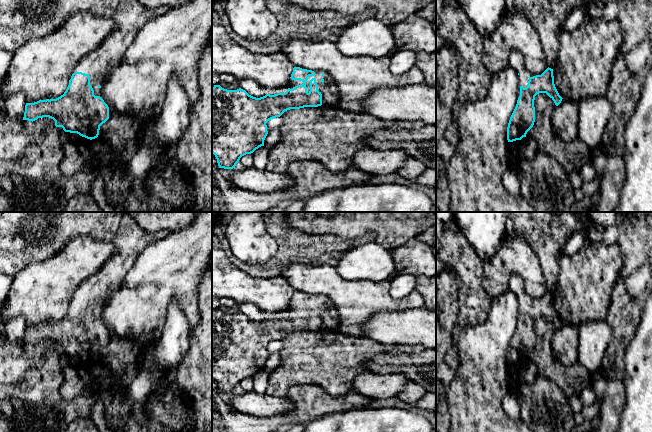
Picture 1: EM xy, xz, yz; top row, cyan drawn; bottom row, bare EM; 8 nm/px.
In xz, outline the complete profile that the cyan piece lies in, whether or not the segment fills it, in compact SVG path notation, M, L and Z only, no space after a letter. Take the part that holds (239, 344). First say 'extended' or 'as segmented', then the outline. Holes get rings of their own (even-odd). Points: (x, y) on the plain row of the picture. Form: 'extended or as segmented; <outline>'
extended; M294 291L289 309L279 313L264 312L265 320L256 322L245 314L227 314L220 309L212 312L212 377L219 392L233 393L240 382L264 370L268 358L266 347L280 341L290 333L318 331L322 329L323 312L334 305L333 301L321 294L307 294Z

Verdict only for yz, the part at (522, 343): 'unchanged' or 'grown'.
grown

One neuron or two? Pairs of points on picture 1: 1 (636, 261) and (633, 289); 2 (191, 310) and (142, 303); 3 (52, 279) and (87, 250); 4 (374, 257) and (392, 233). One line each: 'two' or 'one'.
1: two
2: one
3: one
4: two

